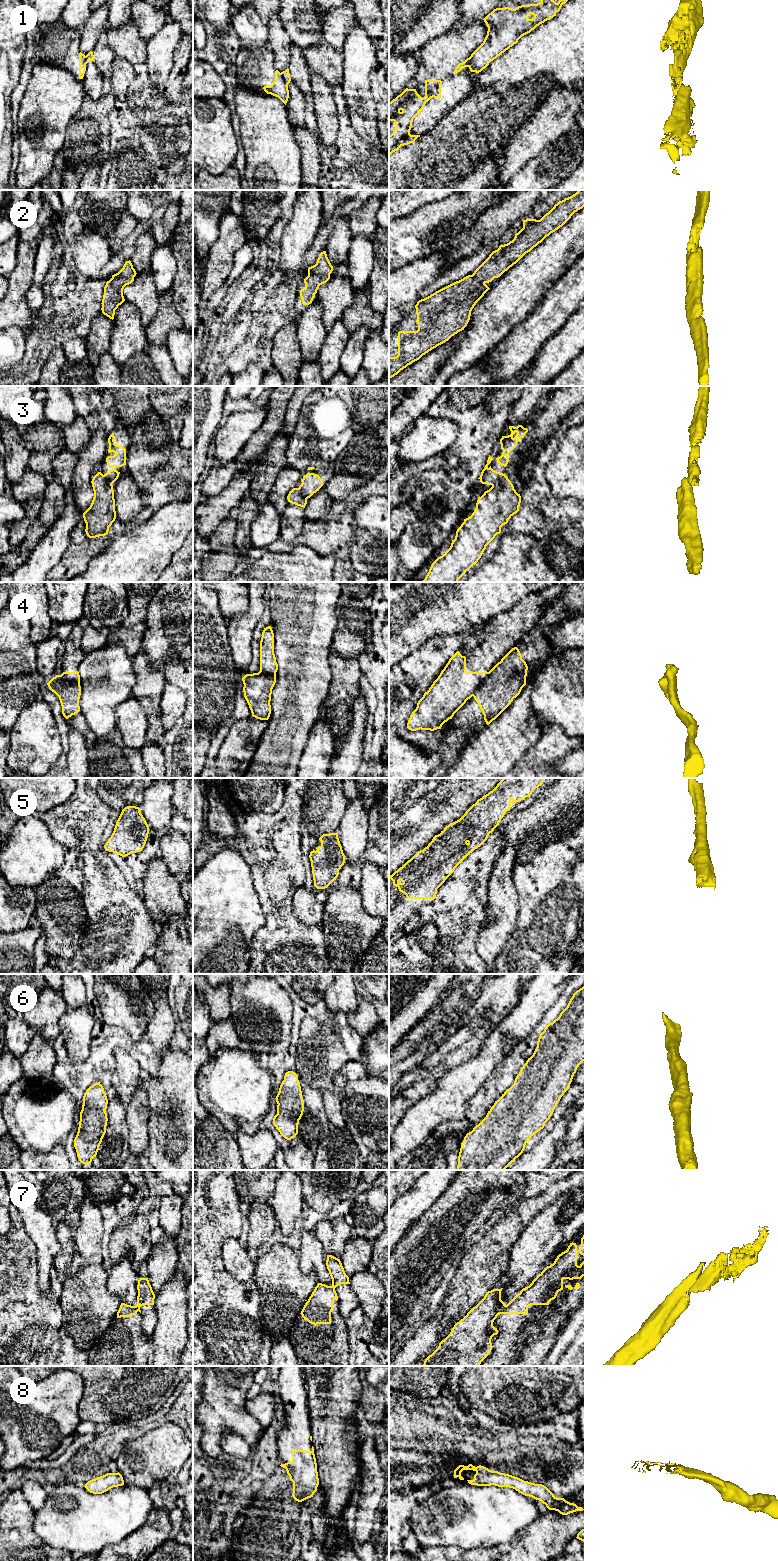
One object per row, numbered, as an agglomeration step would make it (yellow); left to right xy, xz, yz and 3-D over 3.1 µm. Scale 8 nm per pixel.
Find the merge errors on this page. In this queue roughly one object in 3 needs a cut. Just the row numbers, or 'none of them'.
1, 3, 4, 7

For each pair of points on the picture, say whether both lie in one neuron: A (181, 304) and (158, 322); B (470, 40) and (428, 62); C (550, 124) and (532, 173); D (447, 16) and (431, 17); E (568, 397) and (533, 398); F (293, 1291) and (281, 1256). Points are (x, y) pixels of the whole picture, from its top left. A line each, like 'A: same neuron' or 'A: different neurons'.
A: different neurons
B: same neuron
C: different neurons
D: same neuron
E: different neurons
F: same neuron

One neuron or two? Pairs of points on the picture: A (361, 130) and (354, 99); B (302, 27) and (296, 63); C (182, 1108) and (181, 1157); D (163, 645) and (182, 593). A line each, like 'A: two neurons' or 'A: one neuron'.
A: one neuron
B: two neurons
C: one neuron
D: one neuron

